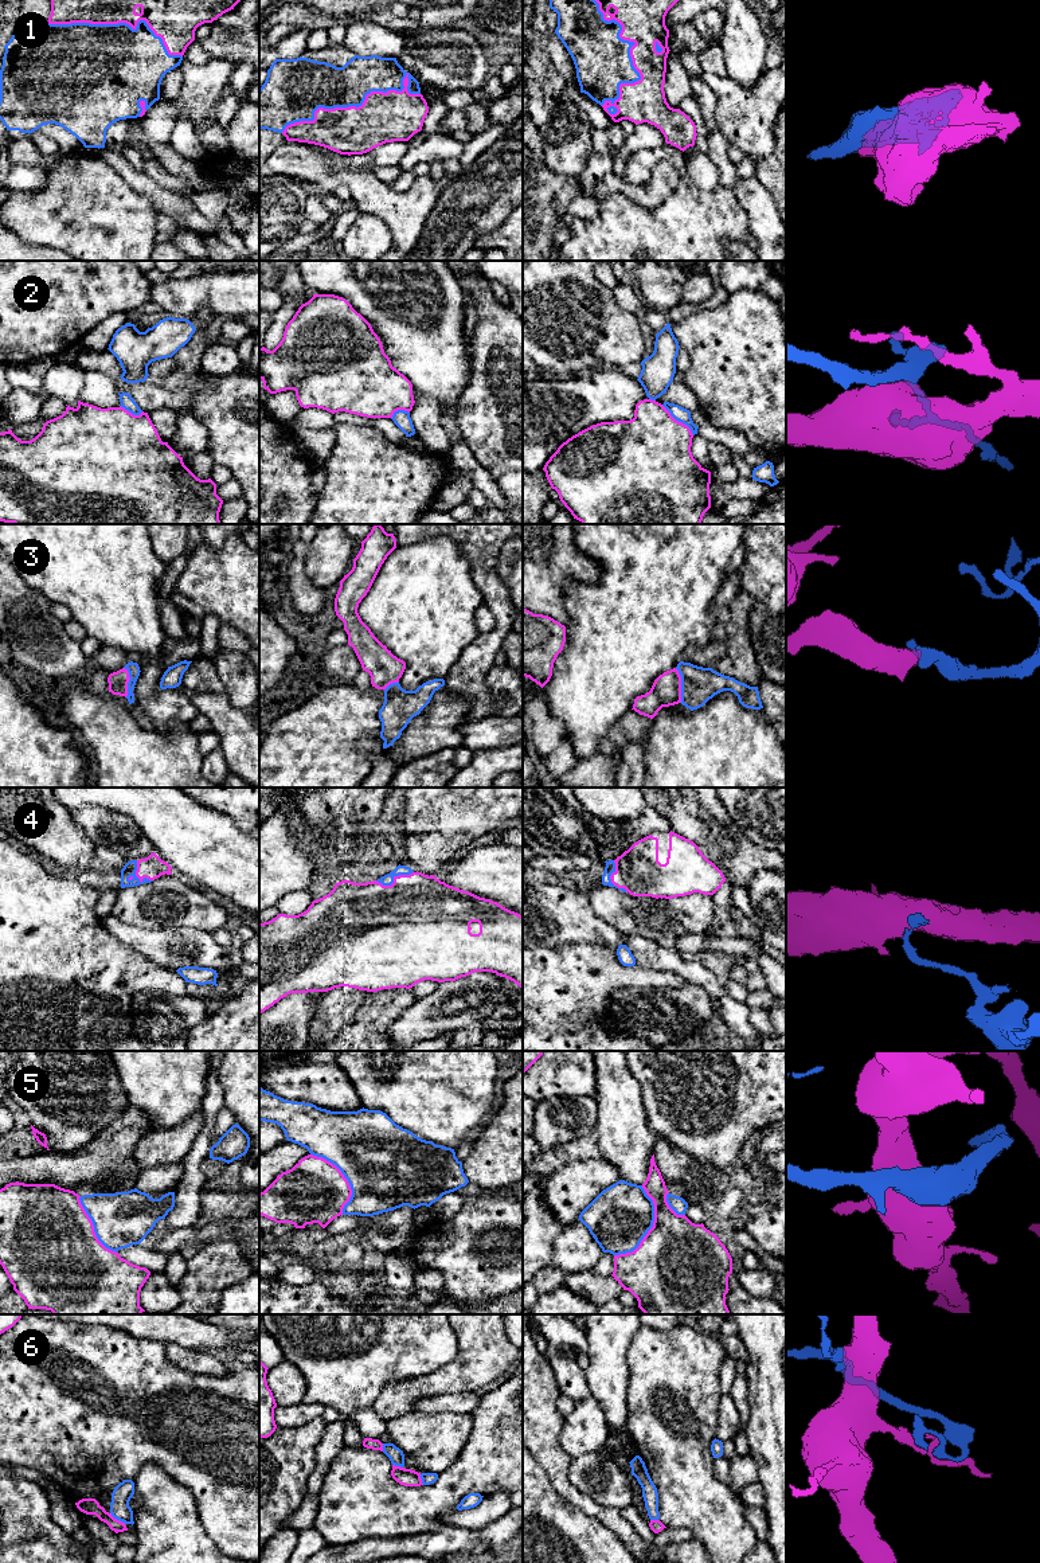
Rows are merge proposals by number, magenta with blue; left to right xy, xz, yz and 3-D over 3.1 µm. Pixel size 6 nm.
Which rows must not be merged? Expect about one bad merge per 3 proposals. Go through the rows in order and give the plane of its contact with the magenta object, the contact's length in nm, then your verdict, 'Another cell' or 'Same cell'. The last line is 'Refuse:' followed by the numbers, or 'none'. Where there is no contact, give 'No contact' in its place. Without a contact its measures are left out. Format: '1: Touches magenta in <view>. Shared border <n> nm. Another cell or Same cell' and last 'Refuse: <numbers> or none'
1: Touches magenta in yz. Shared border 700 nm. Same cell
2: Touches magenta in yz. Shared border 260 nm. Another cell
3: Touches magenta in yz. Shared border 220 nm. Same cell
4: Touches magenta in xy. Shared border 160 nm. Same cell
5: Touches magenta in yz. Shared border 460 nm. Another cell
6: Touches magenta in xy. Shared border 120 nm. Another cell
Refuse: 2, 5, 6

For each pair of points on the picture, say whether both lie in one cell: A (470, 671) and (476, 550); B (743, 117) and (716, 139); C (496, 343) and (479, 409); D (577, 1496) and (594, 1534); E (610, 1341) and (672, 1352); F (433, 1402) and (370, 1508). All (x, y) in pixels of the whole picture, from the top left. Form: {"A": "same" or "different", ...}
{"A": "same", "B": "different", "C": "same", "D": "different", "E": "different", "F": "different"}

